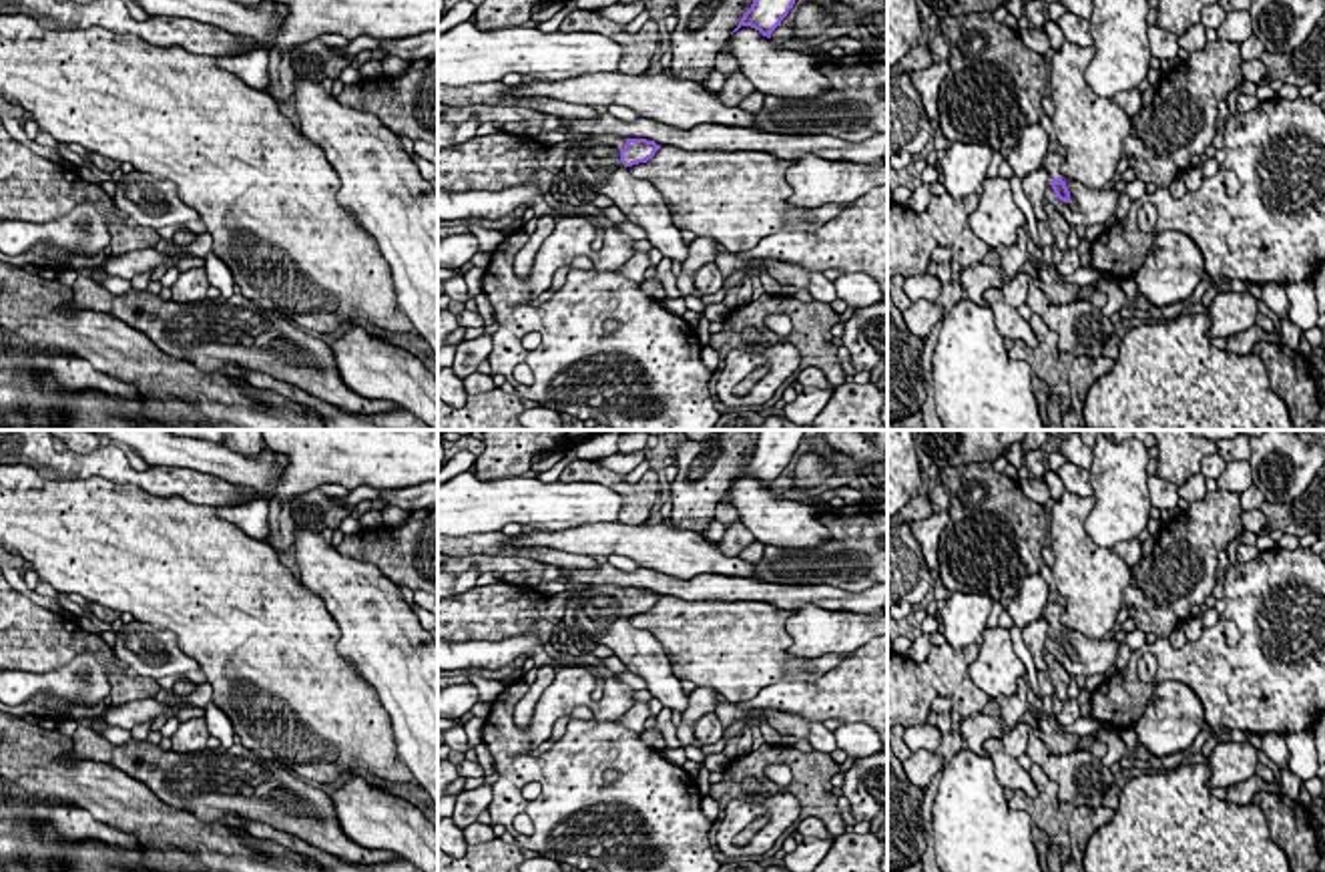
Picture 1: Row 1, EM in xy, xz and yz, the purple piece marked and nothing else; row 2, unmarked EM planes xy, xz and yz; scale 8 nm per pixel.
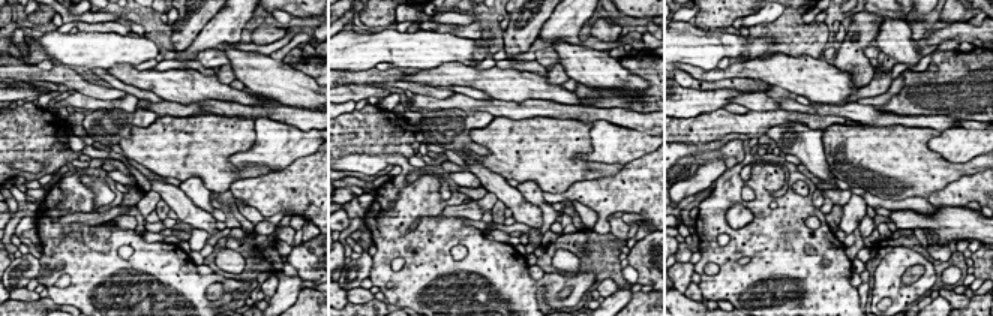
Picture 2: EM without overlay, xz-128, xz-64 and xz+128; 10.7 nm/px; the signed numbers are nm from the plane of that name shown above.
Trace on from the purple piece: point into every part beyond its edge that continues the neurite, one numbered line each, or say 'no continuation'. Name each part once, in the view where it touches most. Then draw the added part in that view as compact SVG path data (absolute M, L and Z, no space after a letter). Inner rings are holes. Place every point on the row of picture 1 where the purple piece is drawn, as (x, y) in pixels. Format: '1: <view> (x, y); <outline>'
1: yz (1087, 205); M1050 177L1046 181L1044 201L1052 203L1070 227L1106 223L1116 215L1118 193L1114 189L1088 189L1066 177L1062 177L1062 181L1070 191L1070 201L1064 203L1056 197Z

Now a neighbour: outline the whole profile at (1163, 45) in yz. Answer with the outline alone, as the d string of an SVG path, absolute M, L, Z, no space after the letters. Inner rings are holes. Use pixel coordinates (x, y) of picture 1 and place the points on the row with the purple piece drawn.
M1148 26L1146 38L1150 54L1158 60L1176 60L1178 54L1178 36L1162 30L1160 26Z

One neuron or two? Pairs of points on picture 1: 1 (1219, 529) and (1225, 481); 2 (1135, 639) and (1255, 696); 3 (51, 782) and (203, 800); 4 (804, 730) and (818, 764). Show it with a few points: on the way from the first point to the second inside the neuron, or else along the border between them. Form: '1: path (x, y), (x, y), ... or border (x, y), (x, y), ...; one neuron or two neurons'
1: border (1219, 487), (1237, 495); two neurons
2: border (1145, 641), (1131, 651); two neurons
3: border (115, 768), (143, 782), (165, 802), (197, 816); two neurons
4: border (816, 750), (830, 754); two neurons

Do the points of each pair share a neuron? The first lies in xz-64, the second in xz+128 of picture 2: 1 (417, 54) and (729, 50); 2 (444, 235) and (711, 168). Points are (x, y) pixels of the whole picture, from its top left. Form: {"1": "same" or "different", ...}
{"1": "same", "2": "different"}

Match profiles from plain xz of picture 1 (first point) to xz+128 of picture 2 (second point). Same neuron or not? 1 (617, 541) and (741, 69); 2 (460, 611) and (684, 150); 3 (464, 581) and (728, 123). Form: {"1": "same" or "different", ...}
{"1": "same", "2": "different", "3": "different"}

